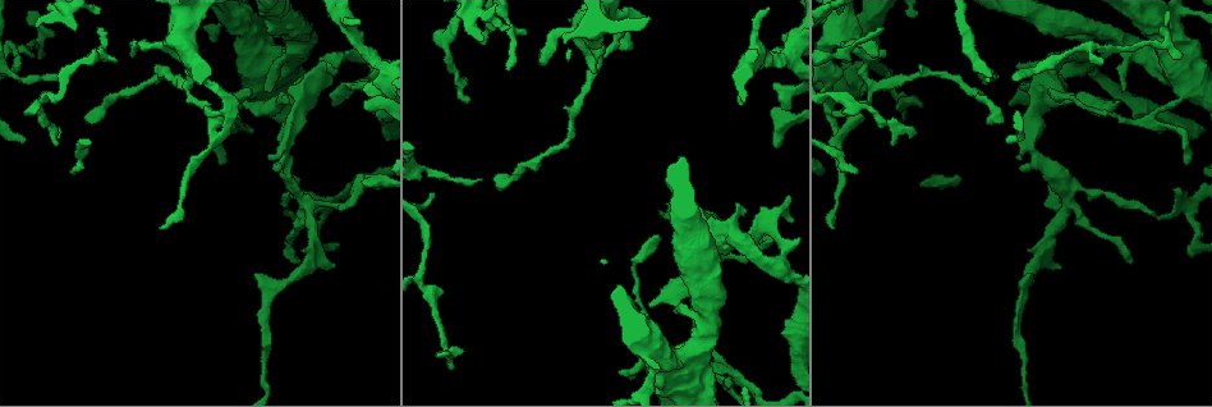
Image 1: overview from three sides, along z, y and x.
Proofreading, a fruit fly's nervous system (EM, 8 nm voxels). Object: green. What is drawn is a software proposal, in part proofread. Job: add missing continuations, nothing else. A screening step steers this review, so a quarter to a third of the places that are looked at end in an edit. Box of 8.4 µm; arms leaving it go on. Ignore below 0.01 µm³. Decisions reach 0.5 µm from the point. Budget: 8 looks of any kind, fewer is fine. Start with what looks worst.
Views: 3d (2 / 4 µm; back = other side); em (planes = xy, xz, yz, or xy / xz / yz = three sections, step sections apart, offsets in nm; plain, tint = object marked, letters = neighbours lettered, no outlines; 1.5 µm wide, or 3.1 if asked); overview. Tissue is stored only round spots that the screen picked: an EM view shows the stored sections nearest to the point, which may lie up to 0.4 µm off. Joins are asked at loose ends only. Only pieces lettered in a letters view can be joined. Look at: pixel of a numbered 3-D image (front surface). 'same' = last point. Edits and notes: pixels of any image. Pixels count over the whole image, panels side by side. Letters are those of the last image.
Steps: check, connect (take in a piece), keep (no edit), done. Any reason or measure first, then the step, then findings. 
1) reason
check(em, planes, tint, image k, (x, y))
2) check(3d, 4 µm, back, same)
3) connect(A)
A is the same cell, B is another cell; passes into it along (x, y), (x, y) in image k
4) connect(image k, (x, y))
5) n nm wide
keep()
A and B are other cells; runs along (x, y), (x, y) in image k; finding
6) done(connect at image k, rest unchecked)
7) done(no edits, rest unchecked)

thin end
check(3d, 2 µm, image 1, (627, 49))

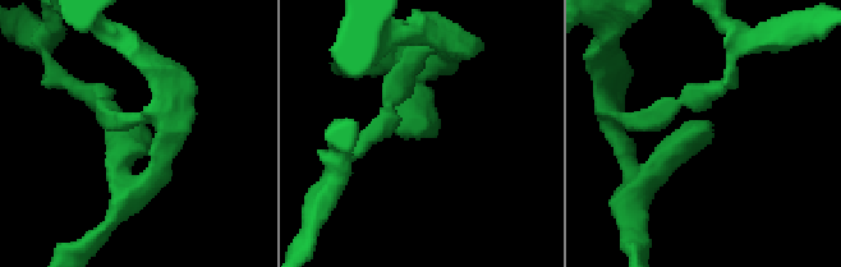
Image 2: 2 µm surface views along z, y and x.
shape alone is not enough
check(em, xy, step 4, tint, image 2, (150, 138))

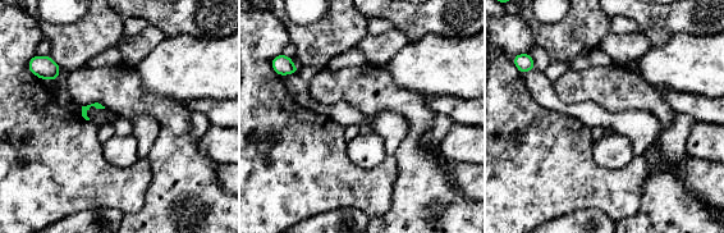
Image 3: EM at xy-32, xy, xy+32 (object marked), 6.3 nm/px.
cut it another way
check(em, planes, letters, same)

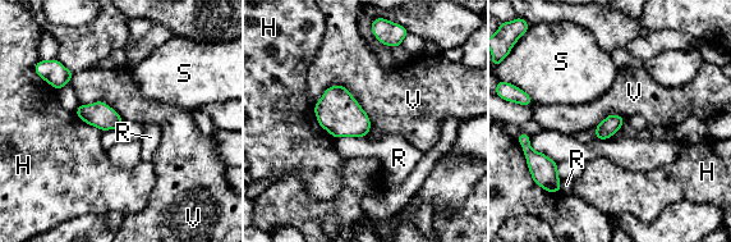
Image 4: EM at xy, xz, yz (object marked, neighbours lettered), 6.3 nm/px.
110 nm wide; V touches over 380 nm
keep()
H, R, S and V are other cells; no lettered piece goes on from it

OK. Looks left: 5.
end of a long branch
check(em, planes, plain, image 1, (469, 97))

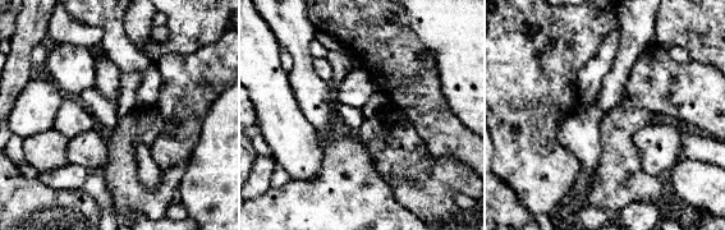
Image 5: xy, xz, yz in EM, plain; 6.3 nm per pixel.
check(em, planes, tint, same)

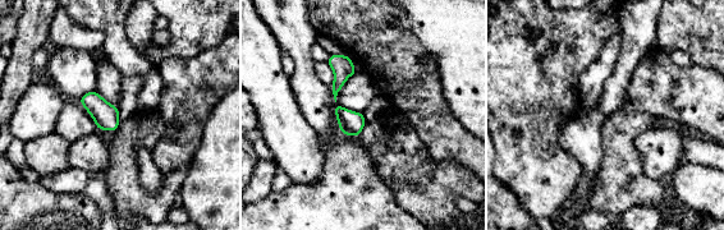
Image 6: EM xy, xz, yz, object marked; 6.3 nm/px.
check(em, planes, letters, same)

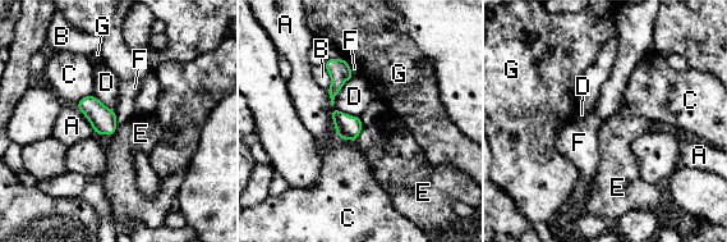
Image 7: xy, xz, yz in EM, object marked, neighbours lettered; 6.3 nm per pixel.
150 nm wide
keep()
A, B, C, D, E, F and G are other cells; border along (114, 112), (116, 127) in image 7; none of them fits

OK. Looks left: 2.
an open end
check(3d, 4 µm, image 1, (773, 47))

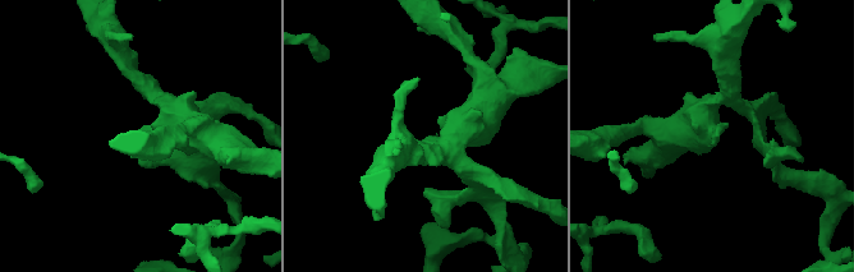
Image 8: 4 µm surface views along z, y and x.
shape alone is not enough
check(em, xy, step 8, letters, image 8, (423, 142))

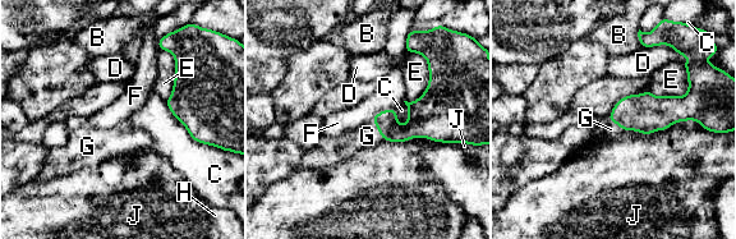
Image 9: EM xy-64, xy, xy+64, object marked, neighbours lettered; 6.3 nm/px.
140 nm wide
connect(G)
G is the same cell, B, C, D, E, F, H and J are other cells; passes into it along (417, 125), (378, 131), (348, 143) in image 9; the cell continues

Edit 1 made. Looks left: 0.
done(connect at image 9, rest unchecked)

